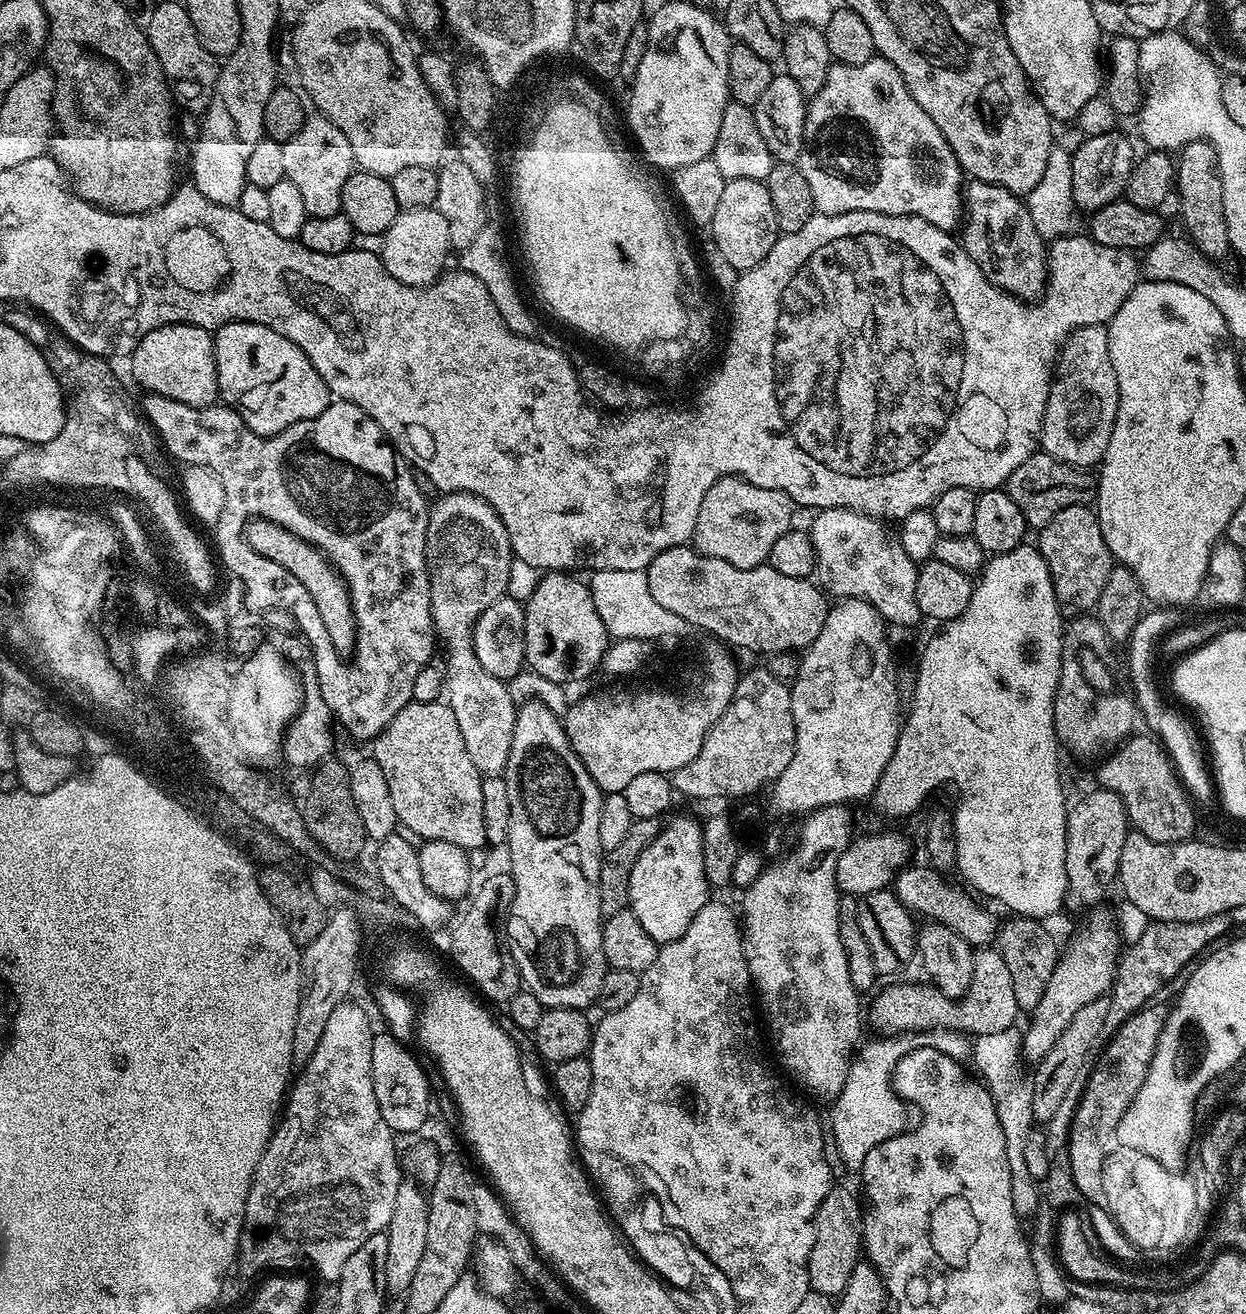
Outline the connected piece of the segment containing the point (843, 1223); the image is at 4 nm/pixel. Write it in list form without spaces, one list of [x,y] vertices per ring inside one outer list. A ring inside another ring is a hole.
[[[833,1186],[822,1198],[822,1202],[816,1211],[816,1237],[814,1246],[810,1250],[808,1259],[808,1287],[811,1291],[838,1298],[846,1290],[846,1282],[850,1282],[850,1274],[854,1274],[854,1266],[862,1260],[862,1204],[856,1201],[852,1192],[840,1186]]]

